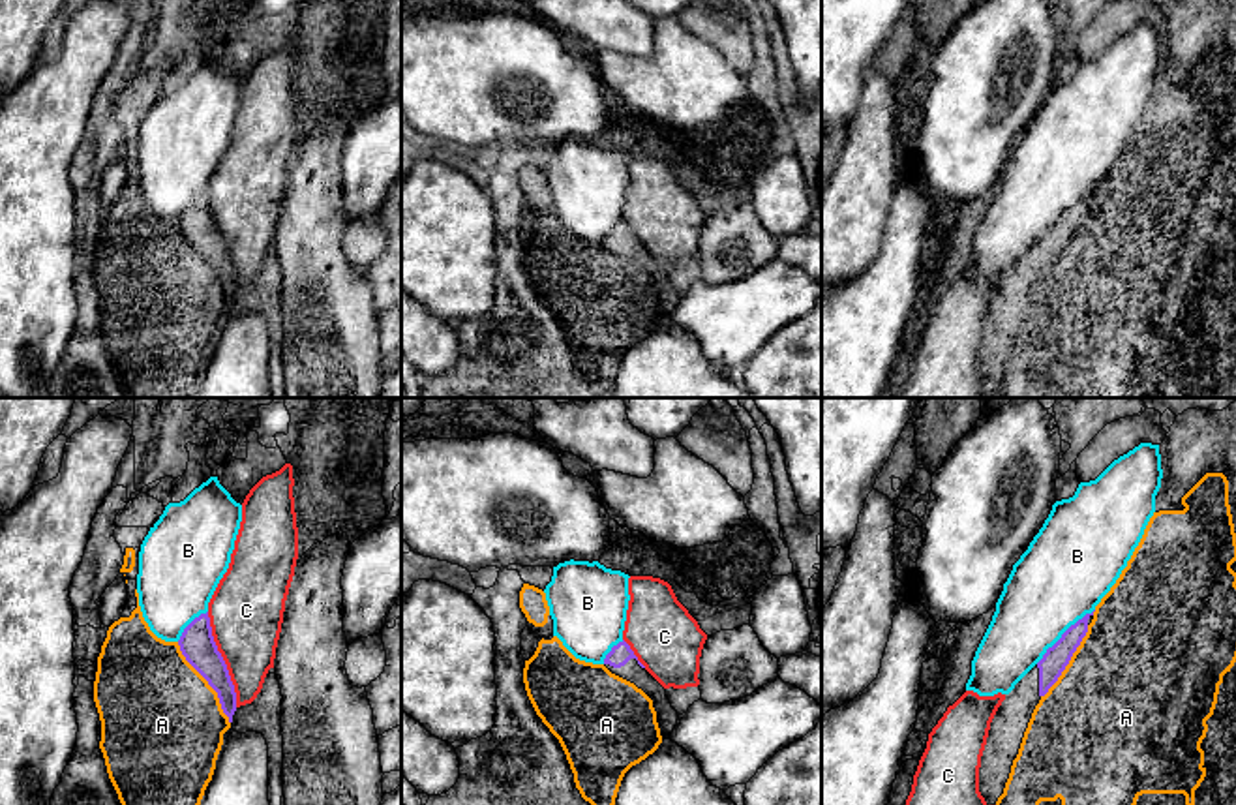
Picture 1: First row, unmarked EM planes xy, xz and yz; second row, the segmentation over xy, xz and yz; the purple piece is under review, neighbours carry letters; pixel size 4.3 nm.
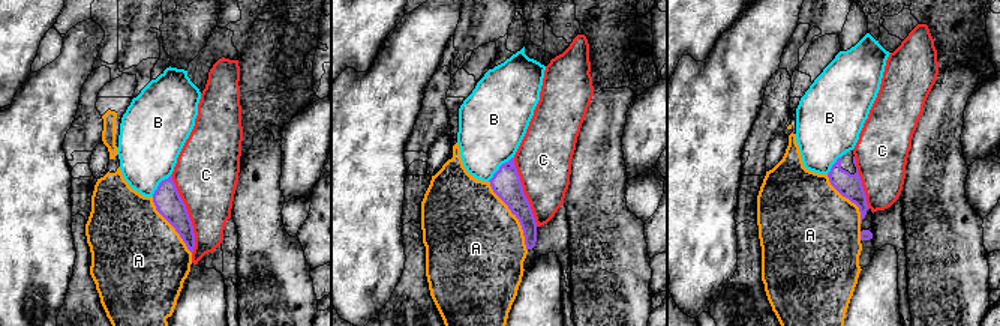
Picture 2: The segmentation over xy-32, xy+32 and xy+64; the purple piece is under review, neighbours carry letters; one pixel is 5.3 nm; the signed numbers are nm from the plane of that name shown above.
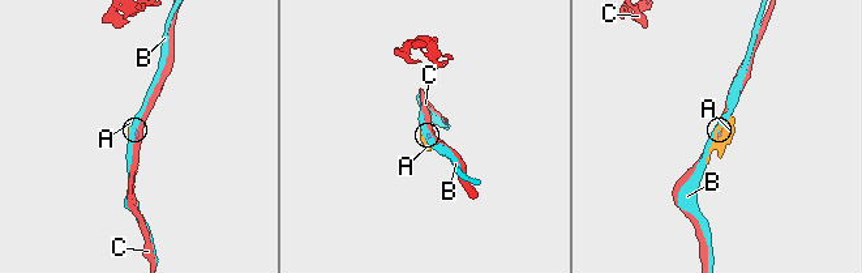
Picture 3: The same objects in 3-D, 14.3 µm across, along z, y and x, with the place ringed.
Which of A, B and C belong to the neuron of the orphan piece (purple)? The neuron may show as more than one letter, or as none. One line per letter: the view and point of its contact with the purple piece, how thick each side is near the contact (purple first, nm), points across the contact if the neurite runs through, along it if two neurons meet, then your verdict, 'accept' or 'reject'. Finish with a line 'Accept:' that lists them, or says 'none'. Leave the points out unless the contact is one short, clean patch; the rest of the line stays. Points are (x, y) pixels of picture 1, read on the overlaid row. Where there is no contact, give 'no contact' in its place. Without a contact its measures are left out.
A: xy (209, 683) | 150/500 nm | reject
B: yz (1064, 633) | 110/380 nm | along yz (1094, 608), (1079, 618), (1036, 663) | reject
C: xy (222, 659) | 150/320 nm | reject
Accept: none

